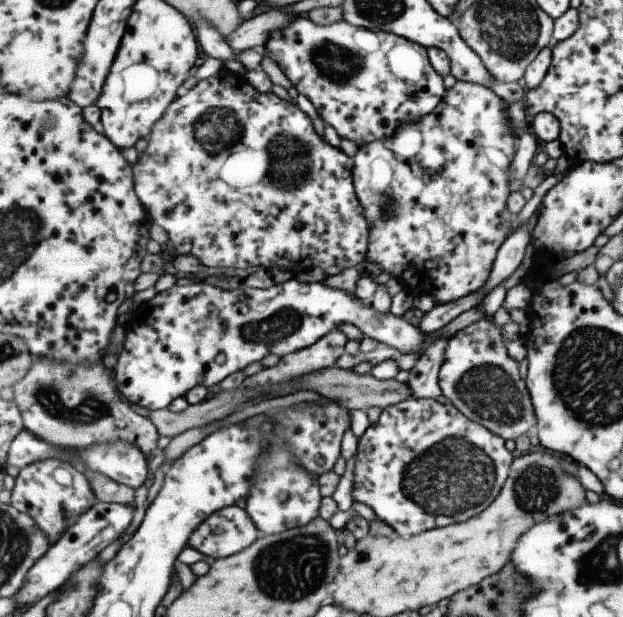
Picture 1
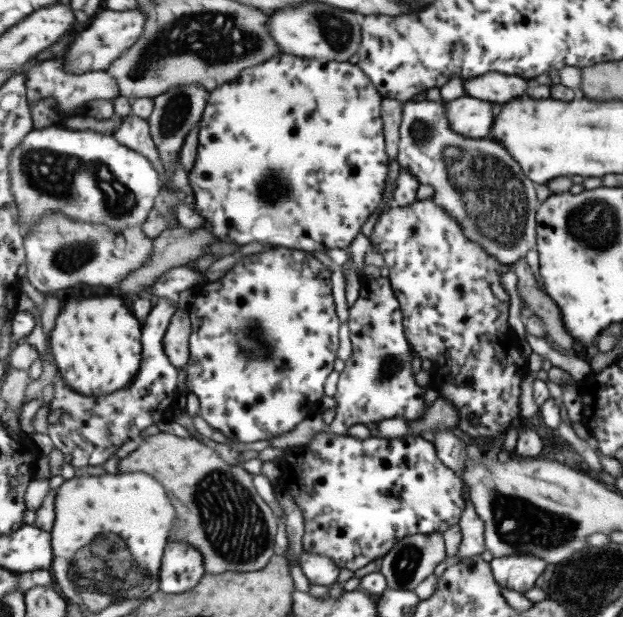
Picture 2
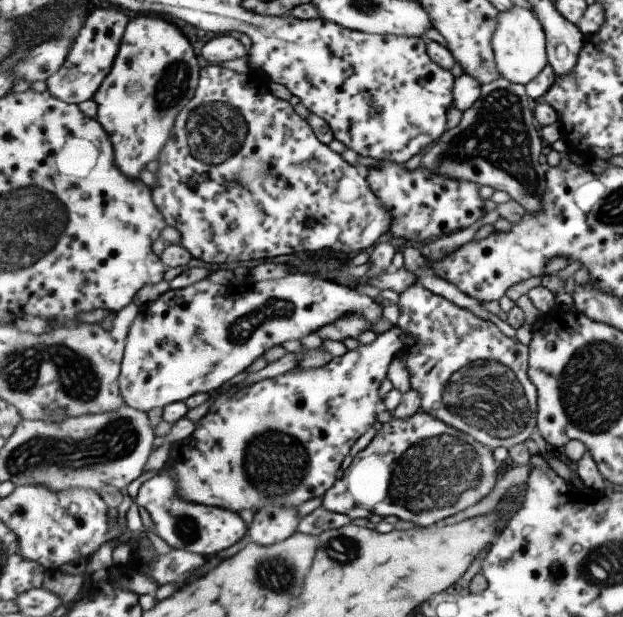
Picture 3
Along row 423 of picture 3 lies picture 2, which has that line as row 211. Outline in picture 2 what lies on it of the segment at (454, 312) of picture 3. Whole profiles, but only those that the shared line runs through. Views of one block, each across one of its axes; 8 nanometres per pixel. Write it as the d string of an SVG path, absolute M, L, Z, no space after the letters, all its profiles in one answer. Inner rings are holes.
M411 100L404 104L403 121L400 129L400 140L399 140L399 153L398 153L398 164L405 170L409 170L409 174L413 174L421 184L430 184L434 188L434 196L437 202L437 206L443 206L449 214L453 214L457 223L463 227L464 234L469 236L473 242L485 246L485 250L489 254L493 255L499 262L504 264L513 265L517 260L525 258L529 250L537 248L537 209L541 202L537 198L537 192L535 188L537 186L536 182L529 179L528 174L523 170L523 166L509 153L501 141L497 139L476 139L473 137L467 137L459 132L456 132L451 127L448 111L446 106L442 102L430 102L429 100L424 100L421 102Z

